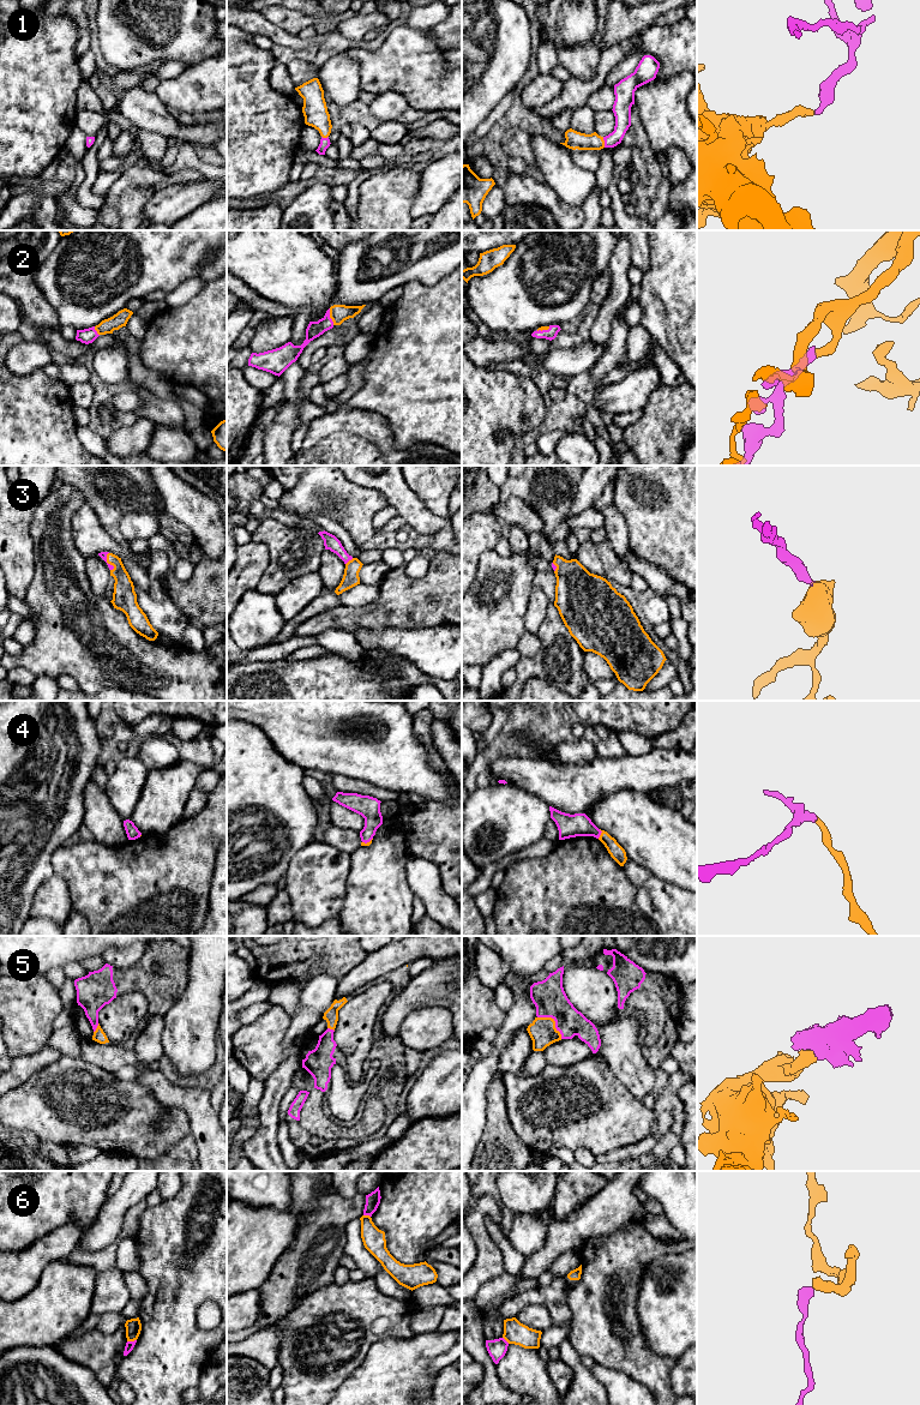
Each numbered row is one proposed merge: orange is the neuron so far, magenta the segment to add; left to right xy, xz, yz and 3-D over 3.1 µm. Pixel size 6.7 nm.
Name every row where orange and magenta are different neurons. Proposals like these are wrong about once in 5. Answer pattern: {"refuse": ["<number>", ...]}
{"refuse": ["6"]}

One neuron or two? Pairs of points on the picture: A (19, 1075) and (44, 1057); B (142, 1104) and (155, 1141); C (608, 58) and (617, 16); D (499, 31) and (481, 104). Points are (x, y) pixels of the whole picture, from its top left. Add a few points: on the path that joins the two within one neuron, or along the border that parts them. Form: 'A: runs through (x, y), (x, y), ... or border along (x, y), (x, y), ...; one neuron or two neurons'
A: runs through (25, 1069), (38, 1061); one neuron
B: runs through (142, 1114), (142, 1126), (146, 1132); one neuron
C: border along (636, 32), (615, 41), (605, 49); two neurons
D: runs through (499, 49), (495, 65), (486, 86); one neuron

